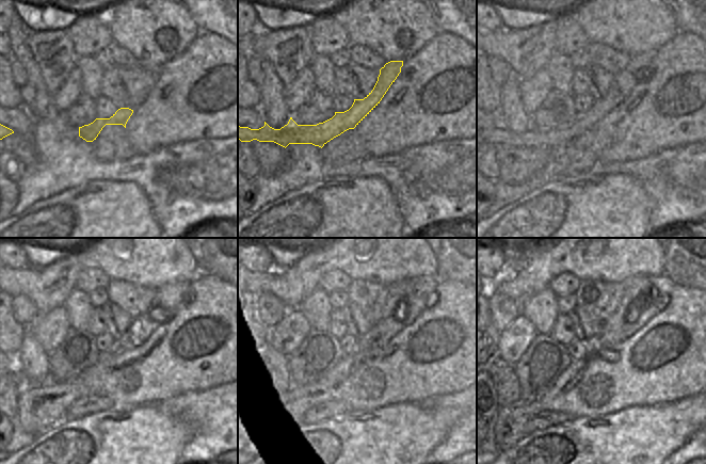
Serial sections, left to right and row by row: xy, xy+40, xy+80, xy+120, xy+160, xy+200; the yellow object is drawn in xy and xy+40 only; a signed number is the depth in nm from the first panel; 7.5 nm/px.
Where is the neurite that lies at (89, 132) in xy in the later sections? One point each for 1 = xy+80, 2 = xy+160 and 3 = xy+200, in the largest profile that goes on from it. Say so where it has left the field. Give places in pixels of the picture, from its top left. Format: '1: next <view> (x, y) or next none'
1: next xy+80 (638, 70)
2: next xy+160 (421, 293)
3: next xy+200 (659, 289)

